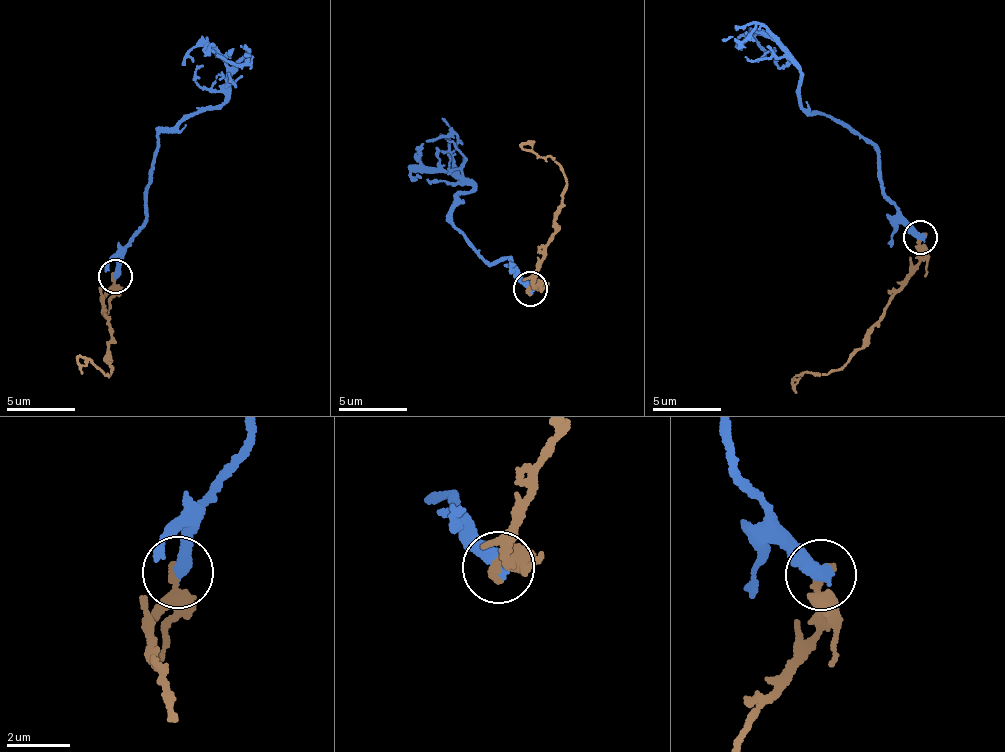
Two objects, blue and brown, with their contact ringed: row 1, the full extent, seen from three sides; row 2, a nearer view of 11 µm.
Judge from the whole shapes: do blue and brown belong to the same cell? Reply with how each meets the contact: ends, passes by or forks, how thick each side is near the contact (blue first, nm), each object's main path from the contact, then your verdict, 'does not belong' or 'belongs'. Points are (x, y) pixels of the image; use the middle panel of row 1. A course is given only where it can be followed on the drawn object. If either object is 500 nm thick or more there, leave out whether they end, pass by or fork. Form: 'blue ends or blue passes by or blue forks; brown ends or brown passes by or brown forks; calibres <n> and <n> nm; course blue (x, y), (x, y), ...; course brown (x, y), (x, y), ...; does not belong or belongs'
blue ends; brown ends; calibres 460 and 300 nm; course blue (529, 288), (507, 258), (490, 264), (452, 224), (455, 199), (472, 187), (453, 159), (454, 130), (440, 118); course brown (529, 288), (536, 284), (530, 278), (540, 266), (566, 193), (559, 165), (532, 152), (528, 138); does not belong

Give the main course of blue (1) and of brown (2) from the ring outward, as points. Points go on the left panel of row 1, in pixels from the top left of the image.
1: (114, 275), (144, 220), (145, 190), (153, 173), (156, 135), (223, 100), (245, 55), (250, 62), (244, 52)
2: (114, 275), (102, 315), (110, 330), (111, 369), (105, 374), (88, 359), (80, 367)

